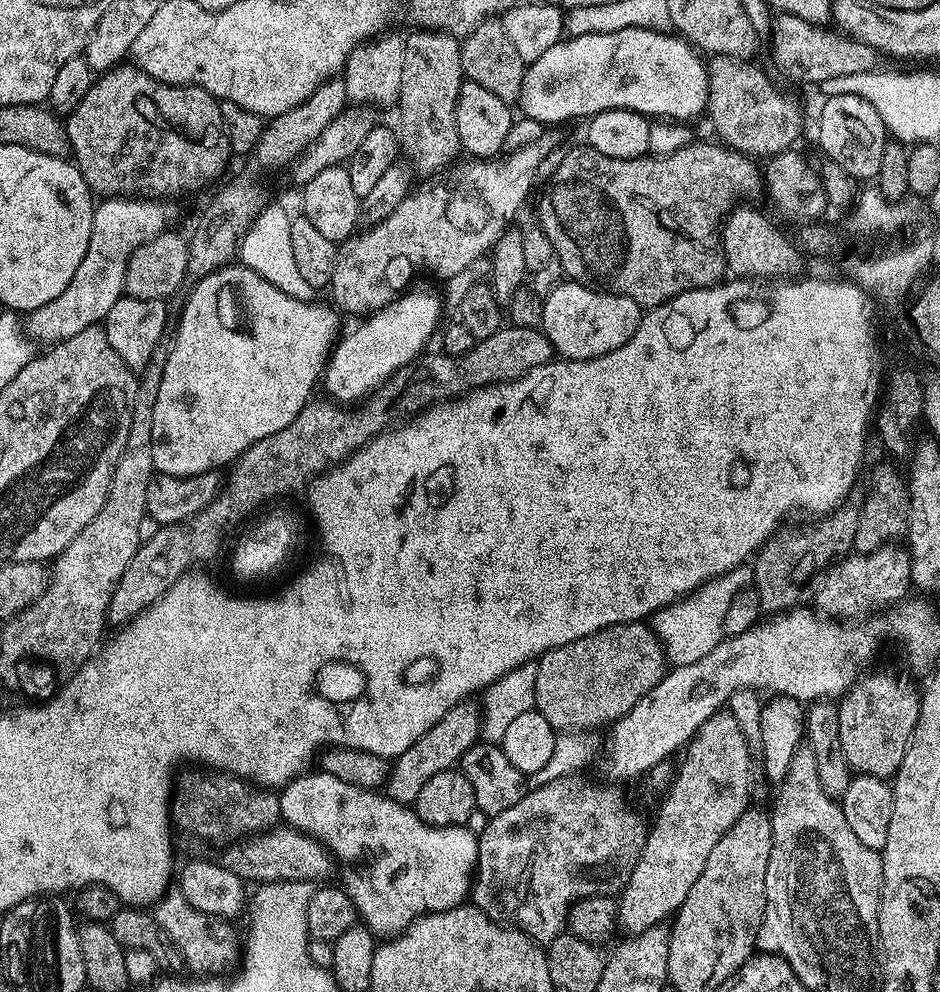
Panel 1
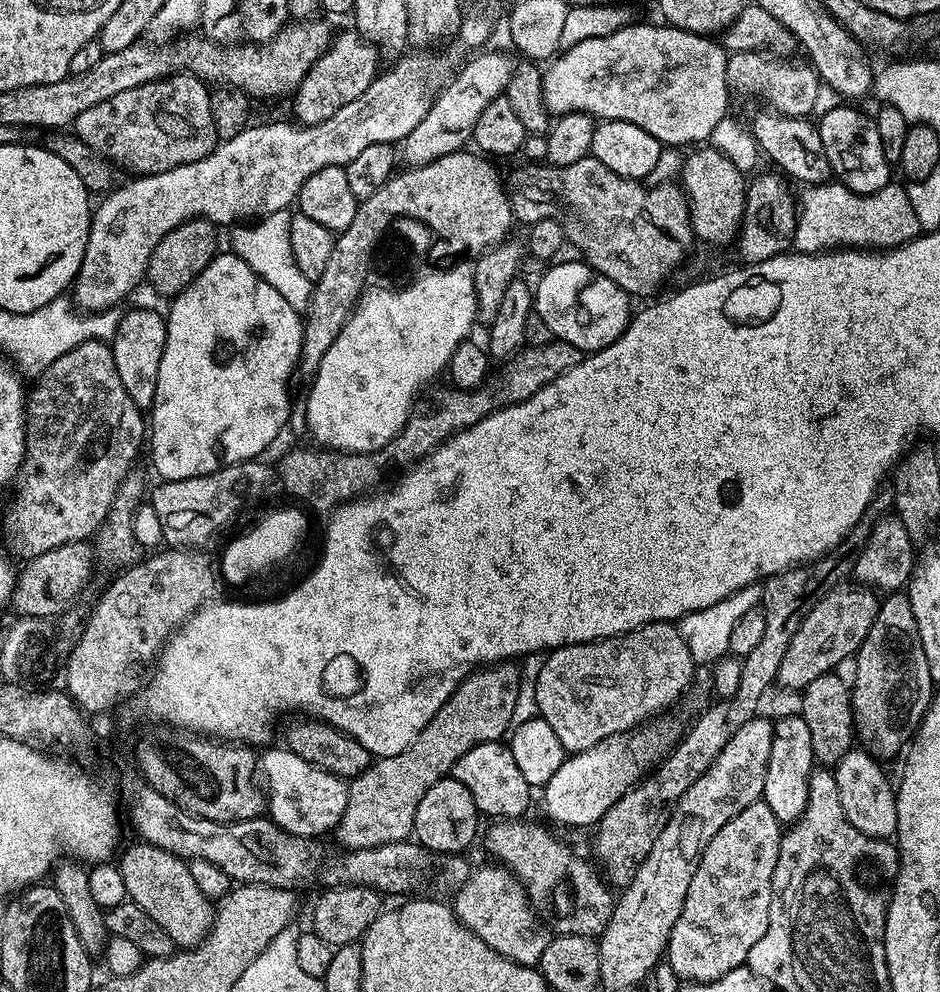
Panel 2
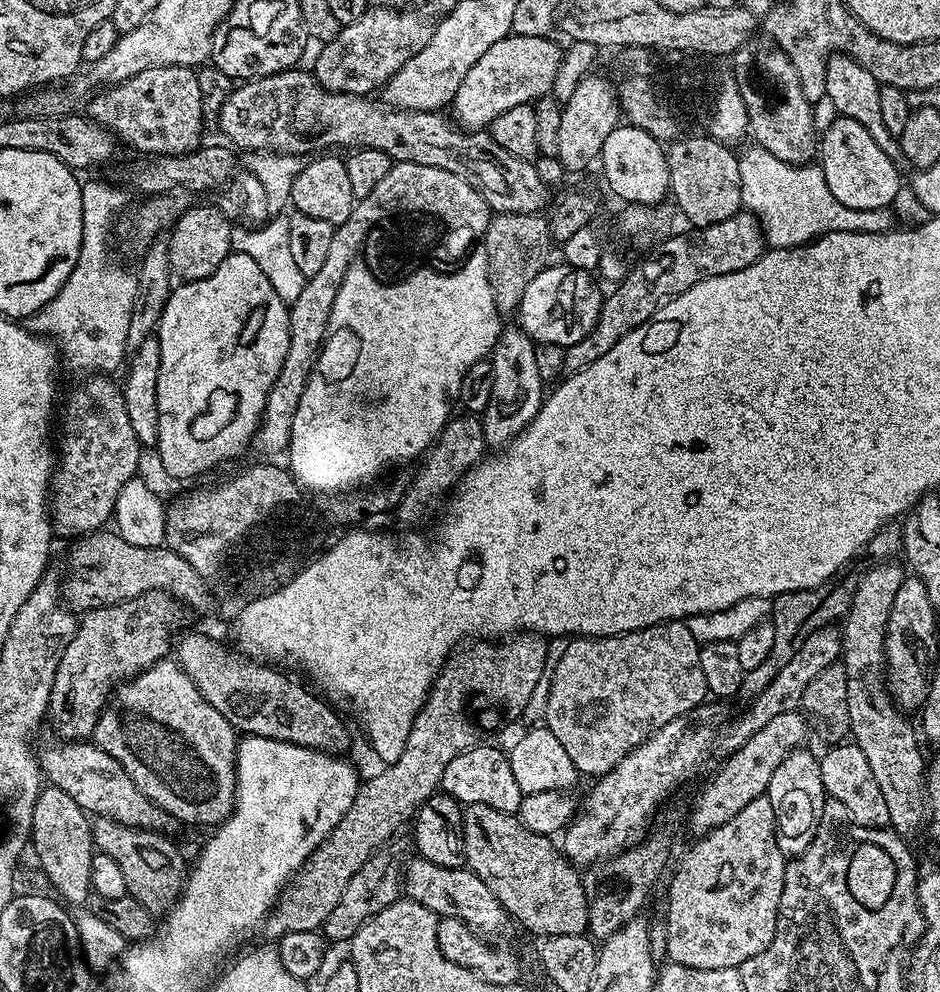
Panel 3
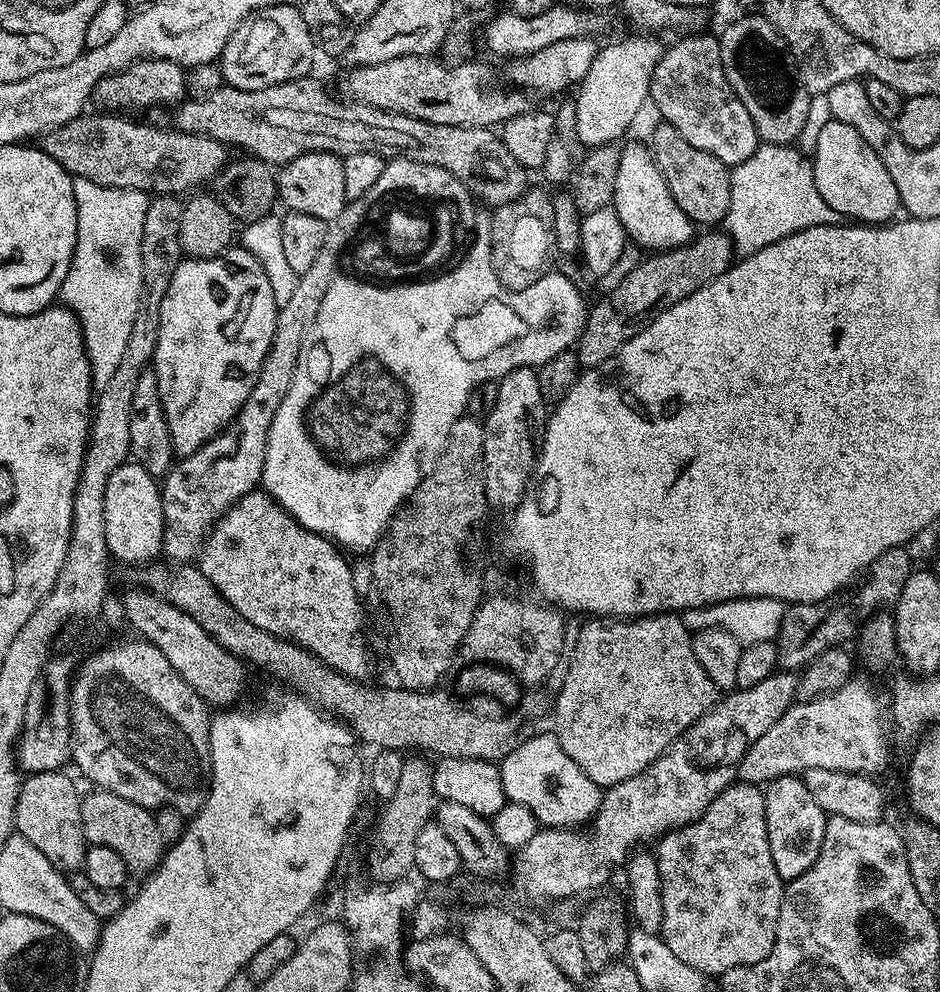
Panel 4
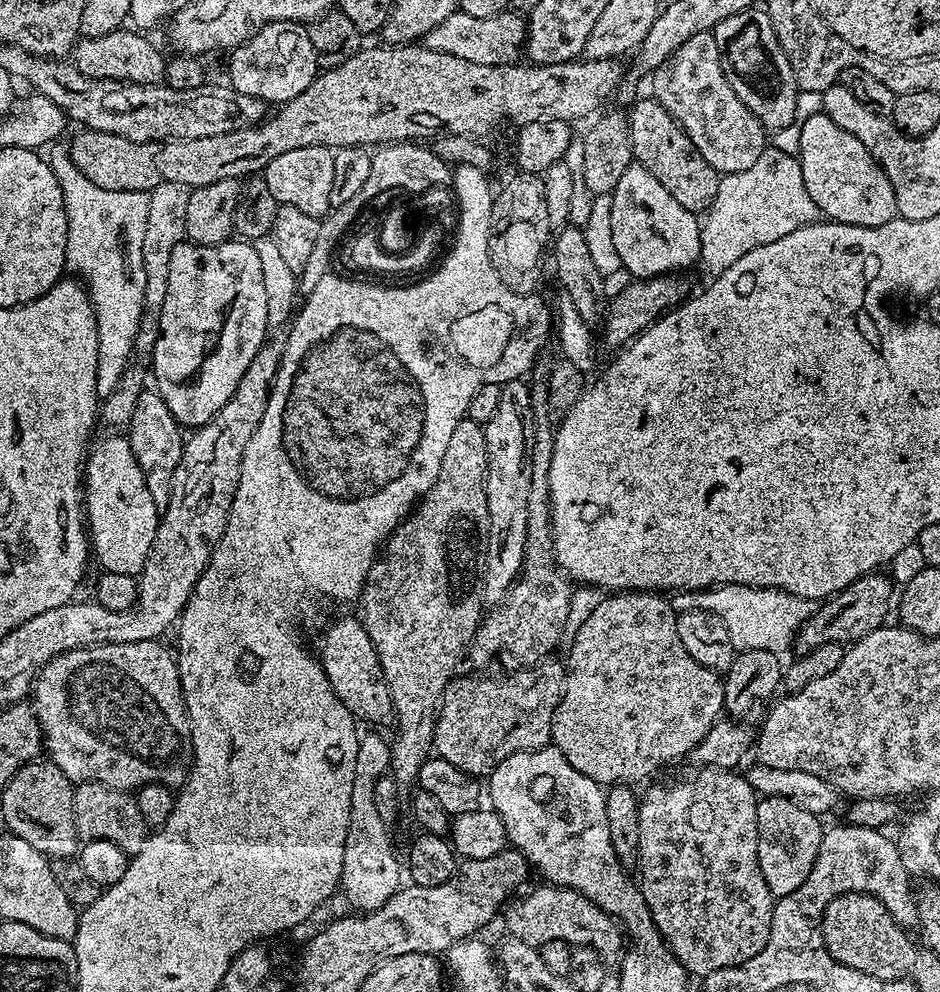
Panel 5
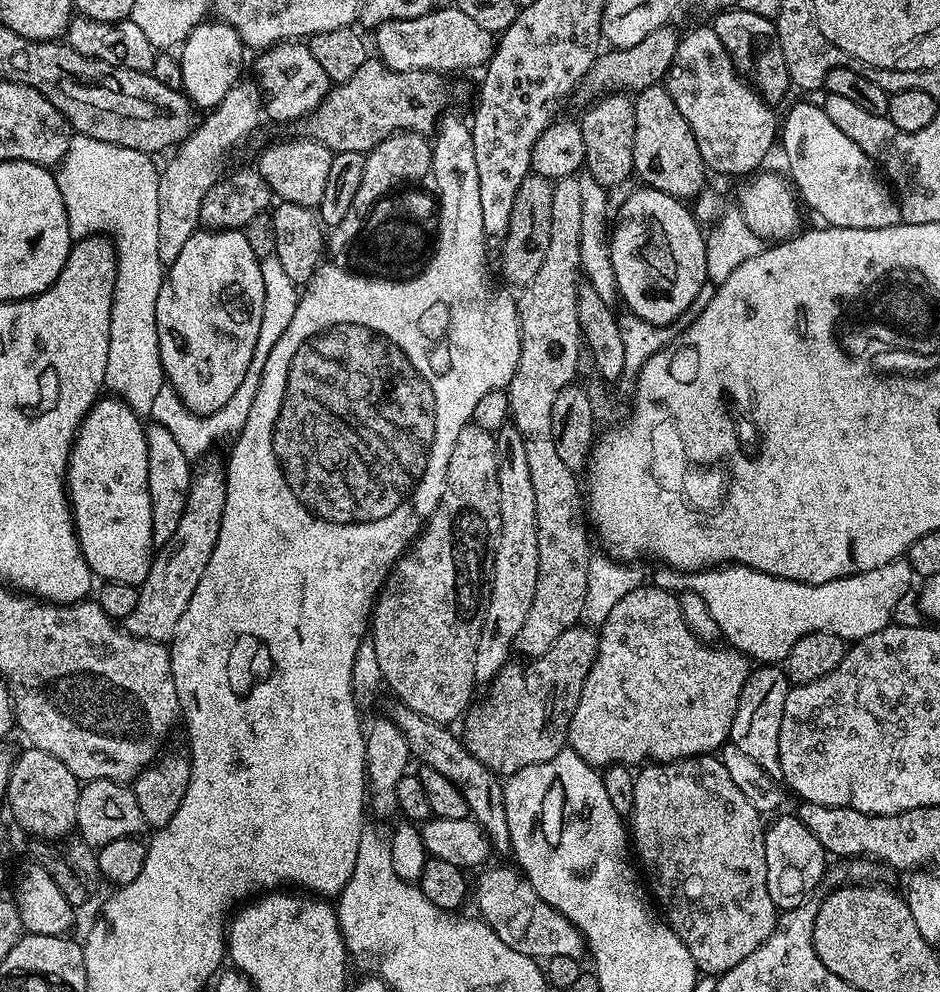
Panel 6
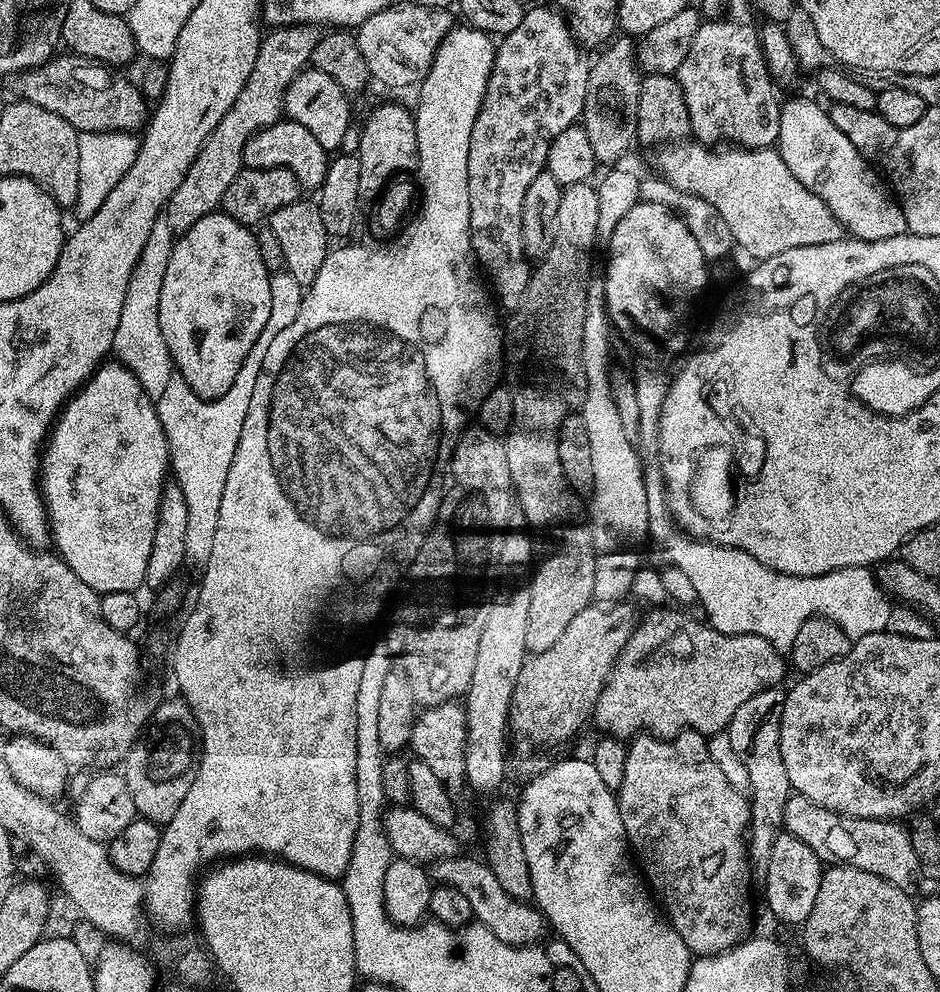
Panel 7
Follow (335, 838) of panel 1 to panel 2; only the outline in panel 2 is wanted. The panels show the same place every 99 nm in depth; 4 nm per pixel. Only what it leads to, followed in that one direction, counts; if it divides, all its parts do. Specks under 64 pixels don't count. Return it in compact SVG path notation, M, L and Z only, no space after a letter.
M269 747L265 751L269 752L258 760L266 785L266 812L272 823L295 836L320 838L323 832L331 833L346 810L348 784L318 766L310 766L310 762L298 758L298 754L289 752L287 747L276 747Z

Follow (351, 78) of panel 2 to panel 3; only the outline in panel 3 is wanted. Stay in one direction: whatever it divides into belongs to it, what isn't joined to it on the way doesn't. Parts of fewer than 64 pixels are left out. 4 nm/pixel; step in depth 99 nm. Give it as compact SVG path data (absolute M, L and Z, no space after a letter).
M369 7L358 22L343 25L339 34L319 49L314 75L331 92L368 96L375 88L383 89L392 75L430 42L432 32L433 25L415 10Z

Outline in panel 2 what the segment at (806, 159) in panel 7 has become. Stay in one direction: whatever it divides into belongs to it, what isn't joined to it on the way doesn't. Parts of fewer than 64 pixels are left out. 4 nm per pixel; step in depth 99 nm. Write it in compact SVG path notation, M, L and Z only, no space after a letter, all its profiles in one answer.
M837 106L818 120L822 146L832 167L832 176L851 192L874 194L890 182L890 165L884 153L884 143L882 138L878 138L878 126L869 113L867 116L856 108L844 107Z

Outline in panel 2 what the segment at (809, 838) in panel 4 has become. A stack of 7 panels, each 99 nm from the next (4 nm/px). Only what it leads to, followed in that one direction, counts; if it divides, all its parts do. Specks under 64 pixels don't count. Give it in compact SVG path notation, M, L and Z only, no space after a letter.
M799 714L784 716L772 725L772 741L770 742L770 762L764 783L762 799L768 803L770 810L774 810L774 818L780 820L781 825L791 826L806 810L808 797L808 777L812 774L814 761L810 746L810 729Z

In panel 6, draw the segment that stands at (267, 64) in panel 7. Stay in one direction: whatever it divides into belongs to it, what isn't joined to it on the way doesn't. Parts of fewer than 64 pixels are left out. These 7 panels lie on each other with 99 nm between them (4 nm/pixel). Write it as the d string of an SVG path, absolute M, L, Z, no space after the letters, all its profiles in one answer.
M247 78L237 80L236 85L230 90L230 94L226 94L226 98L222 98L222 102L216 105L215 108L211 109L211 111L209 111L205 116L208 117L206 117L205 120L203 117L203 119L197 123L196 129L194 129L194 131L192 131L191 134L184 139L183 144L179 145L179 147L175 149L176 157L174 157L173 160L165 166L165 168L163 165L162 171L160 172L160 181L158 182L158 254L162 258L162 262L165 266L172 264L174 262L174 258L178 258L179 252L182 251L182 246L186 246L186 238L190 238L201 227L200 215L202 214L202 202L205 201L206 194L210 194L212 187L220 181L220 177L225 175L226 167L224 168L224 159L227 158L228 152L234 151L235 148L238 147L239 144L242 143L243 140L259 126L260 120L263 121L265 119L264 101L260 98L259 84L257 84L255 79L252 78L248 78L248 80Z

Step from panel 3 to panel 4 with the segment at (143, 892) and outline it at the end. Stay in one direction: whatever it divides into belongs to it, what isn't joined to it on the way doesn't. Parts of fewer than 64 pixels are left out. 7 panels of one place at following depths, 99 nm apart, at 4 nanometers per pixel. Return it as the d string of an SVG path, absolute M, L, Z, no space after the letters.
M92 790L89 796L85 795L80 802L80 813L82 814L82 834L89 845L110 846L110 850L118 850L122 862L126 862L129 873L147 877L160 865L160 859L164 857L166 845L162 833L158 831L158 822L155 815L149 809L138 806L134 802L126 802L126 798L118 798L118 794L105 792L103 790Z

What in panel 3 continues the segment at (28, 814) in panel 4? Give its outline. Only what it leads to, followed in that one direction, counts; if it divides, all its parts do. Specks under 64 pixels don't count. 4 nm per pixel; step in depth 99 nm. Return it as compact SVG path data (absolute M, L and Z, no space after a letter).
M51 786L41 787L34 802L30 848L36 851L40 868L52 883L51 891L68 906L87 905L89 896L93 895L90 886L90 862L94 851L92 825L89 813L83 812L70 794Z

